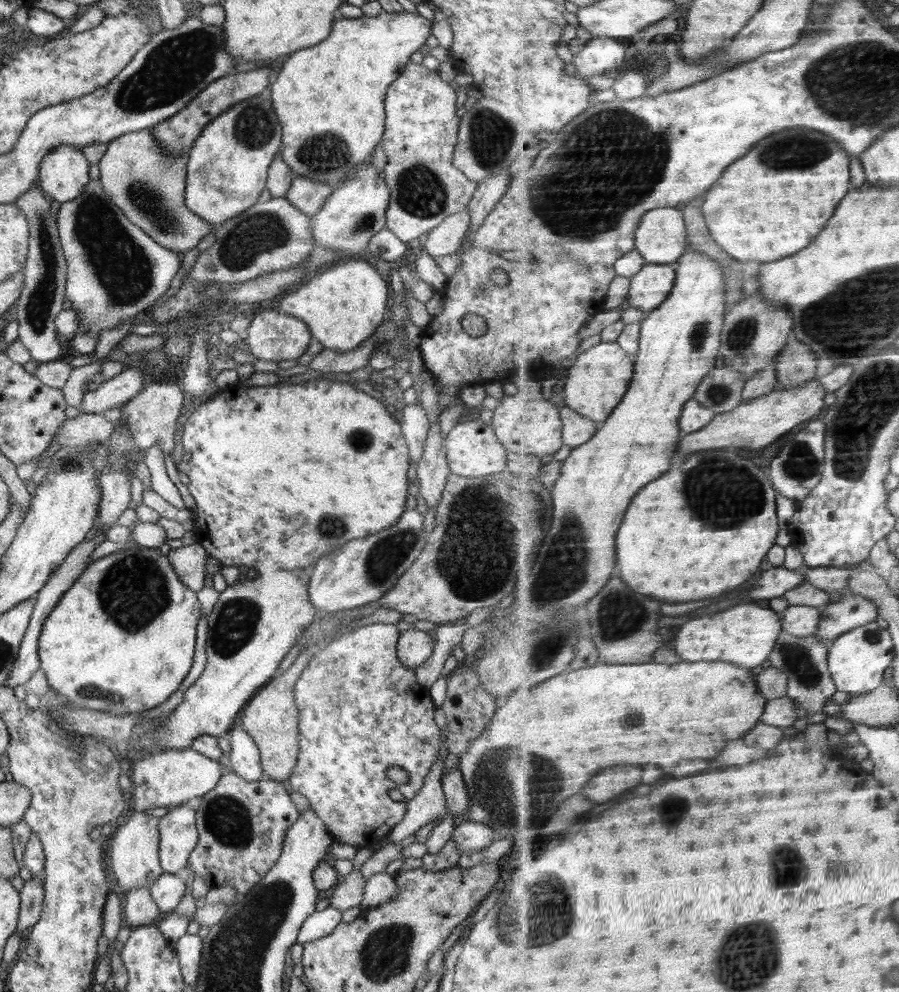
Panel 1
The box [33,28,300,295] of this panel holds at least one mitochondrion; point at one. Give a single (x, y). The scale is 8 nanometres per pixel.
(251, 237)

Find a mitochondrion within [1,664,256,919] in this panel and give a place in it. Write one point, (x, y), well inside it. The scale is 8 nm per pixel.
(91, 691)

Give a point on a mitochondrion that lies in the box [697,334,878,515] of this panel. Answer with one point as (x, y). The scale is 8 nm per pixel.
(799, 464)

